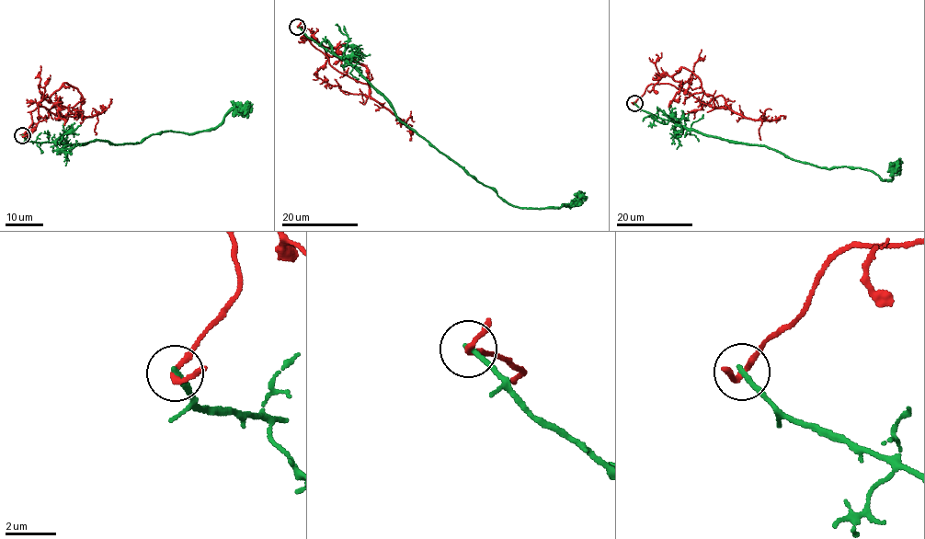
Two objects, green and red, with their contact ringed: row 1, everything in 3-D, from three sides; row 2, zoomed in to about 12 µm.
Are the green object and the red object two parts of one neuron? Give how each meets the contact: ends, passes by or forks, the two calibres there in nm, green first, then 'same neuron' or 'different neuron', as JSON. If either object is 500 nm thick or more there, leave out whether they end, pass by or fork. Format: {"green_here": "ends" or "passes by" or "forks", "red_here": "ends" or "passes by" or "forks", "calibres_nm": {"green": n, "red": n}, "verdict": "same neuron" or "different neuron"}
{"green_here": "ends", "red_here": "passes by", "calibres_nm": {"green": 220, "red": 200}, "verdict": "different neuron"}

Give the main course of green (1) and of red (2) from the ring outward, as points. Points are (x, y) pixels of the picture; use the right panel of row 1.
1: (634, 103), (689, 129), (765, 145), (828, 168), (861, 168), (890, 182), (899, 168), (893, 164)
2: (634, 103), (650, 85), (664, 83), (716, 108), (713, 97), (685, 68), (673, 76), (685, 83), (702, 49)

